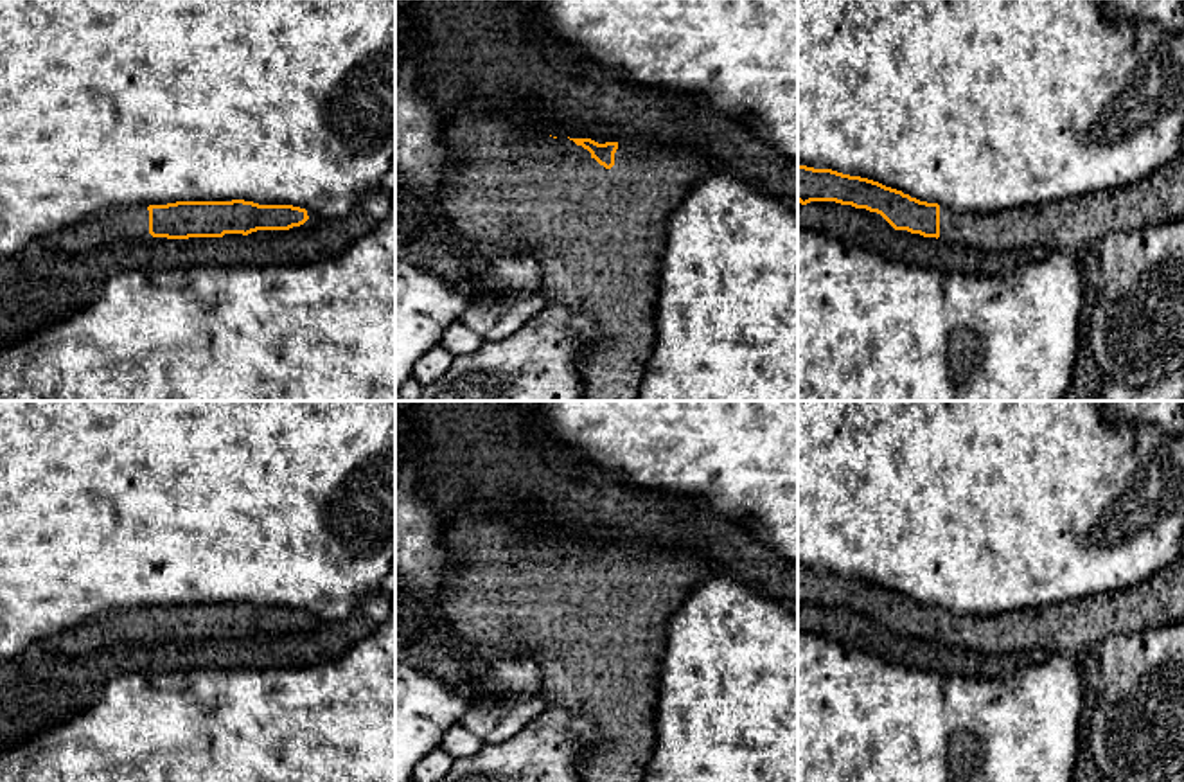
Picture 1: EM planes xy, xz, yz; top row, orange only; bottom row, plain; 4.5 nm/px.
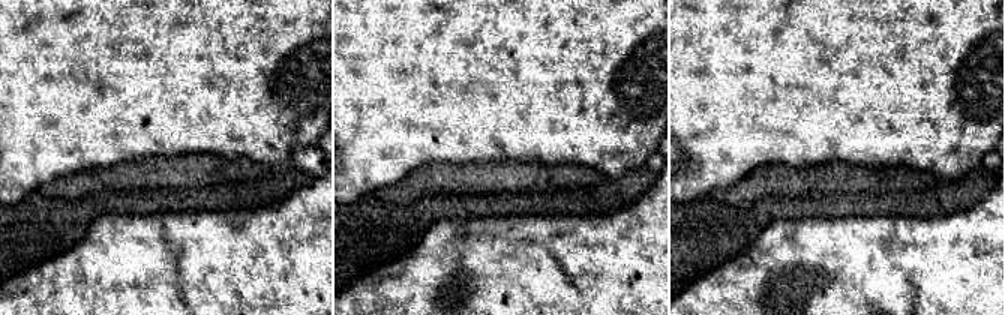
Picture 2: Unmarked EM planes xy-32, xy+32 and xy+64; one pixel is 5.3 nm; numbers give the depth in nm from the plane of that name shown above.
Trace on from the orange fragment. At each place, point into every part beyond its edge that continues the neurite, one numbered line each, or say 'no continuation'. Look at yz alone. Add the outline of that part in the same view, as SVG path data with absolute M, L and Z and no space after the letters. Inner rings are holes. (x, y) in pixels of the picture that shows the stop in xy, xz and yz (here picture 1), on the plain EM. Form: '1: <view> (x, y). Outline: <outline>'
1: yz (1078, 628). Outline: M1184 559L1134 586L1042 608L959 617L940 608L940 640L949 647L1003 654L1046 647L1096 656L1110 635L1184 622Z

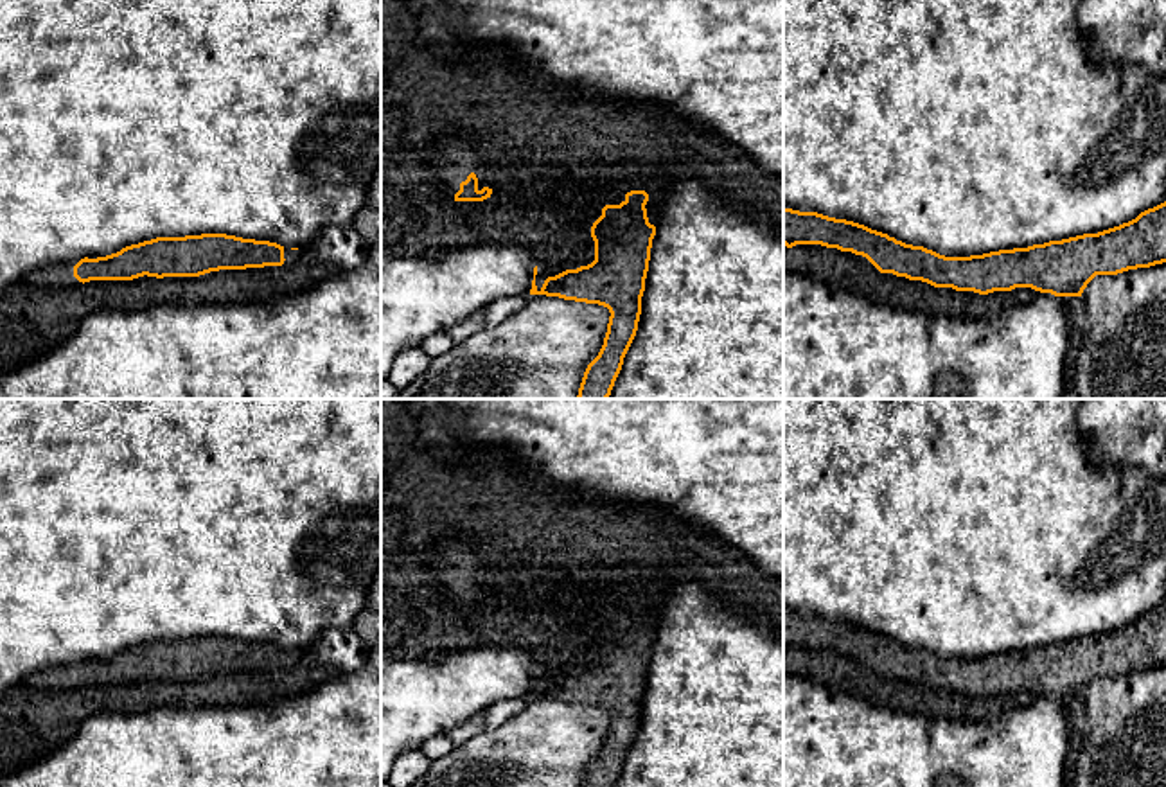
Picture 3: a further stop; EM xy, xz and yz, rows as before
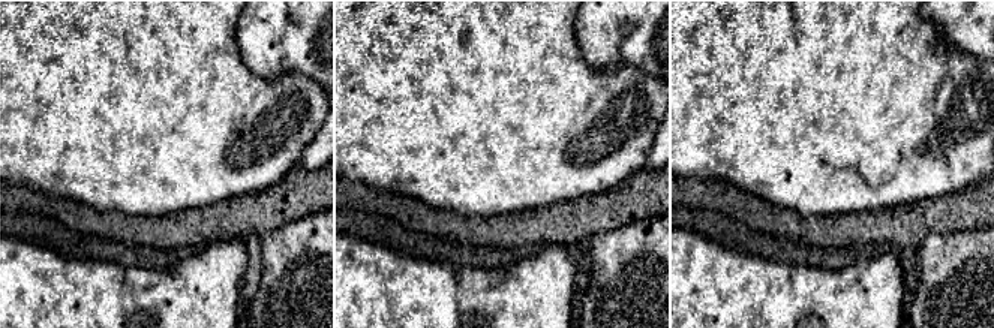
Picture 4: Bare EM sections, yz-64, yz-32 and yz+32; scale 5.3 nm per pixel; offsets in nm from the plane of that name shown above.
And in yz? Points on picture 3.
no continuation

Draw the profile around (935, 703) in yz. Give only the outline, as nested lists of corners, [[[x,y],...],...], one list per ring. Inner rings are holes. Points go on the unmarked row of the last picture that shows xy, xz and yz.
[[[796,647],[791,652],[796,670],[819,677],[832,690],[870,704],[922,713],[927,719],[945,717],[950,721],[992,722],[1003,713],[1029,706],[1042,697],[1031,690],[1015,690],[988,697],[934,690],[922,683],[880,676],[866,659],[852,654],[821,647]]]

